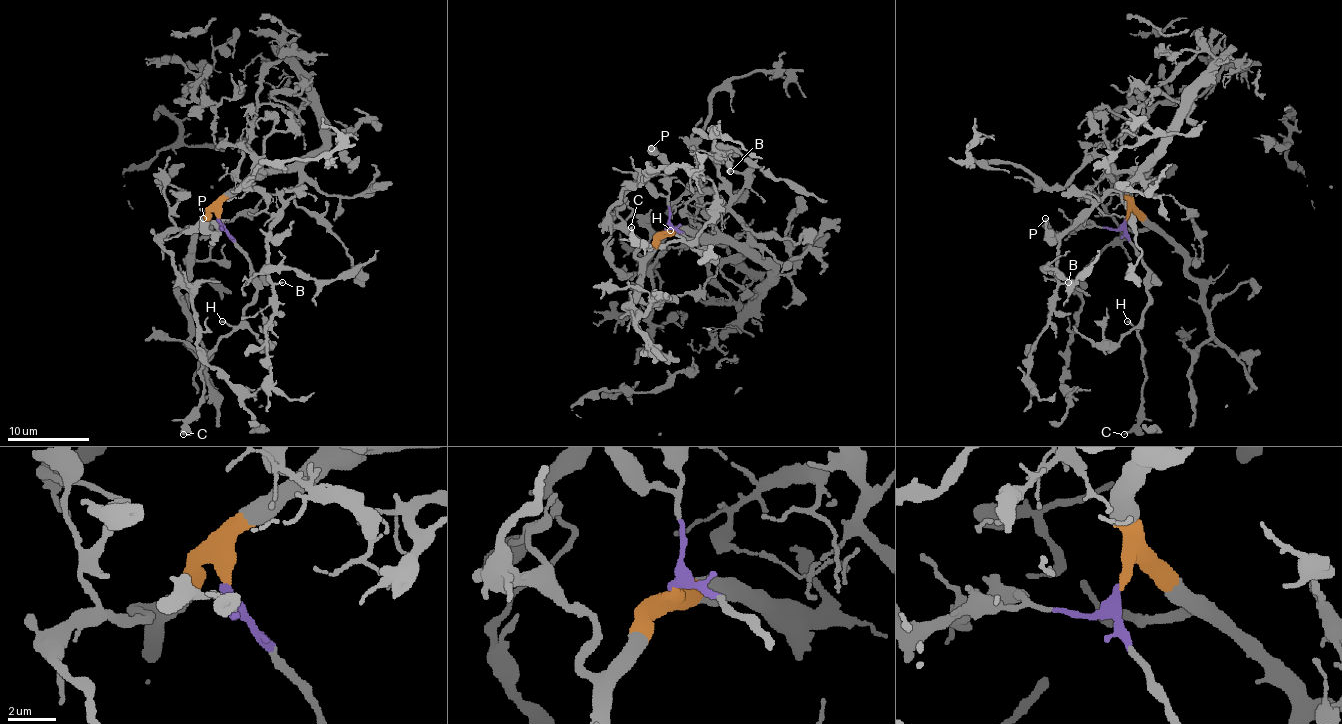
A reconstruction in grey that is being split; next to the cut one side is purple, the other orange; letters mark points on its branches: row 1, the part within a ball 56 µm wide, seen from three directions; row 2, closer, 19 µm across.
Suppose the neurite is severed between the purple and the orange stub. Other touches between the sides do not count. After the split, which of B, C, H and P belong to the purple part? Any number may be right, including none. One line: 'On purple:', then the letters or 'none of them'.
On purple: C, H, P

